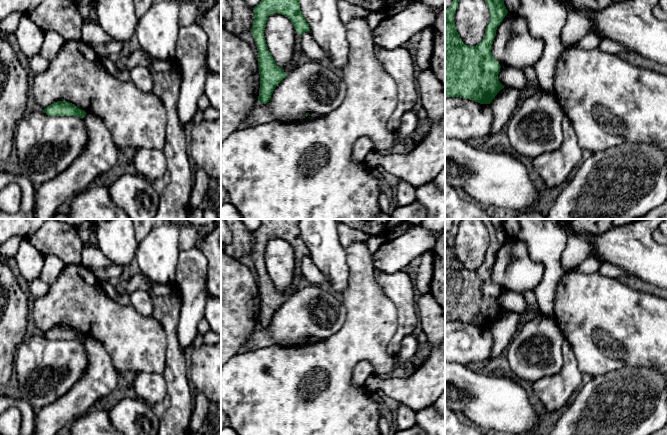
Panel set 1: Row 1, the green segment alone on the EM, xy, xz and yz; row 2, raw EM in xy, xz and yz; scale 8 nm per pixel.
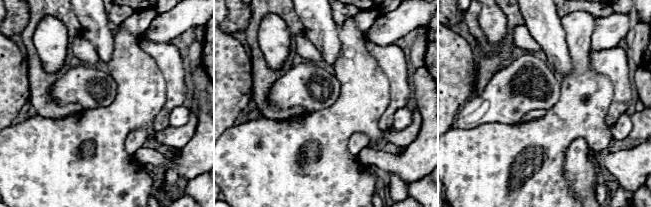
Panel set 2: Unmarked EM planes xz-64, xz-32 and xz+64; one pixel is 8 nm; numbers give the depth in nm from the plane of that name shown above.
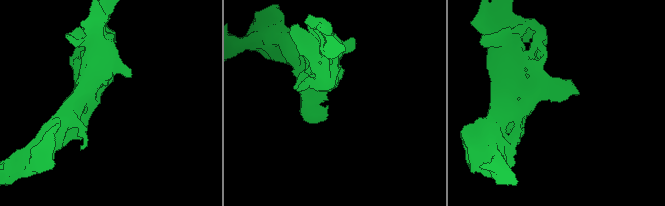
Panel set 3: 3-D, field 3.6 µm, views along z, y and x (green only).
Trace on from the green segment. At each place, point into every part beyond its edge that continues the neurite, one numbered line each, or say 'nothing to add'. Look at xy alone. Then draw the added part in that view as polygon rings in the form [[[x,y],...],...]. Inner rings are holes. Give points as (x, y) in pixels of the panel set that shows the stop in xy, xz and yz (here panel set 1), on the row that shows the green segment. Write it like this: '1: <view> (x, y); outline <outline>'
nothing to add

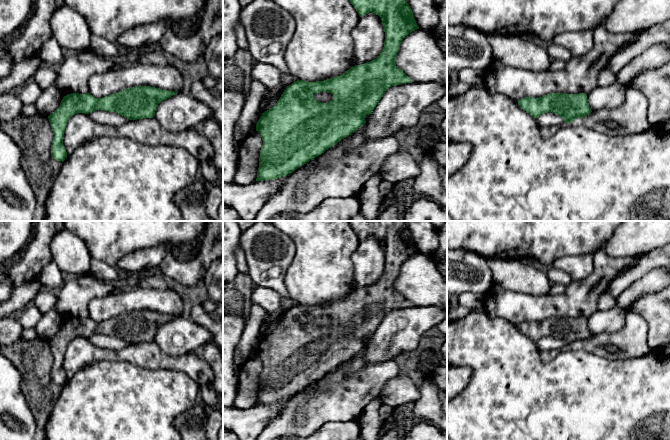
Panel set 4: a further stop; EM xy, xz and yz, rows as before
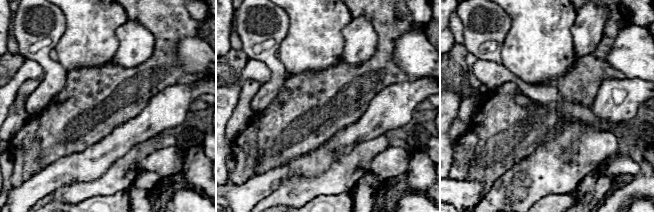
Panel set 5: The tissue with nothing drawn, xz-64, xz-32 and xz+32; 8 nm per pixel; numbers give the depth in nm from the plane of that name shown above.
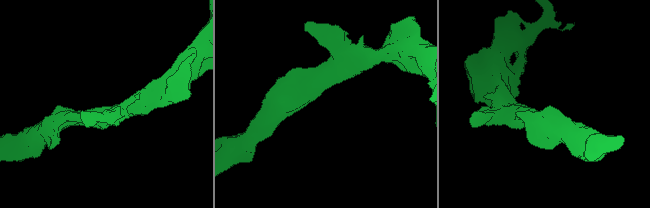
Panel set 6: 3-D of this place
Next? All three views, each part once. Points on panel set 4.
nothing to add

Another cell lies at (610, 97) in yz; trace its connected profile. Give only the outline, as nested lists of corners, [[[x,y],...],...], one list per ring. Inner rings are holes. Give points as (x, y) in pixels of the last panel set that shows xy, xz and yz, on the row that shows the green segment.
[[[617,76],[613,84],[607,87],[597,86],[589,94],[587,99],[592,111],[602,109],[616,109],[625,101],[627,86],[622,85]]]

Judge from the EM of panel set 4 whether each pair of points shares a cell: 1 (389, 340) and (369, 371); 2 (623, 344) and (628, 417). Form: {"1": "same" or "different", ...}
{"1": "different", "2": "different"}

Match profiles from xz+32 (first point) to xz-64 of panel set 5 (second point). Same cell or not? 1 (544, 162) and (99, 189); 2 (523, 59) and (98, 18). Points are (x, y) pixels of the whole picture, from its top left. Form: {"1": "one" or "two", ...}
{"1": "one", "2": "one"}

